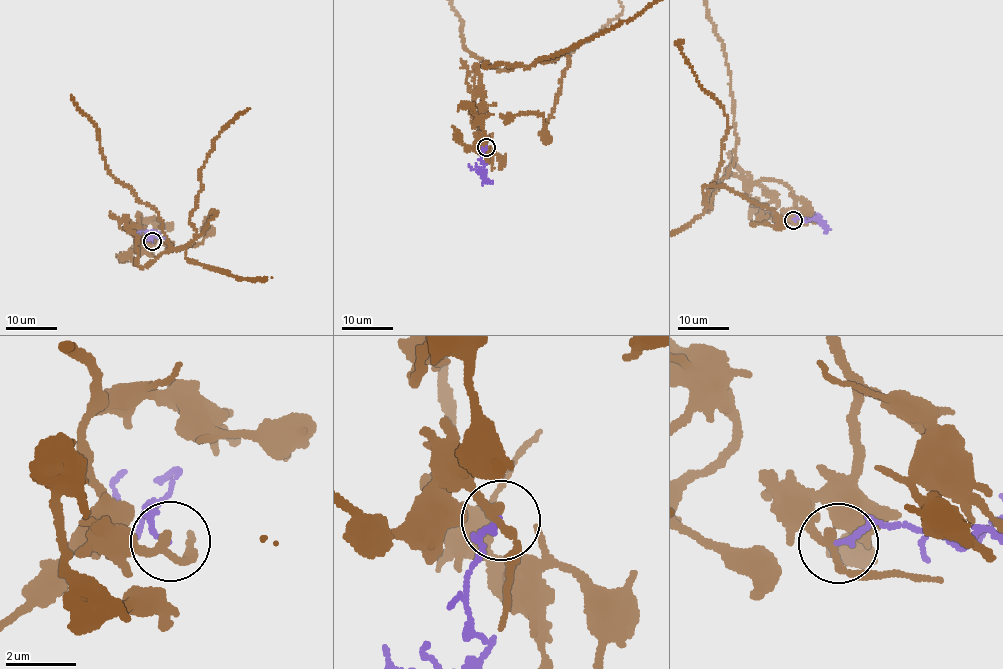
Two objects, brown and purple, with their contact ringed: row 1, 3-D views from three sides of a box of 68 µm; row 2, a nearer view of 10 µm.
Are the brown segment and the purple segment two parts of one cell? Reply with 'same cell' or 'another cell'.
another cell

